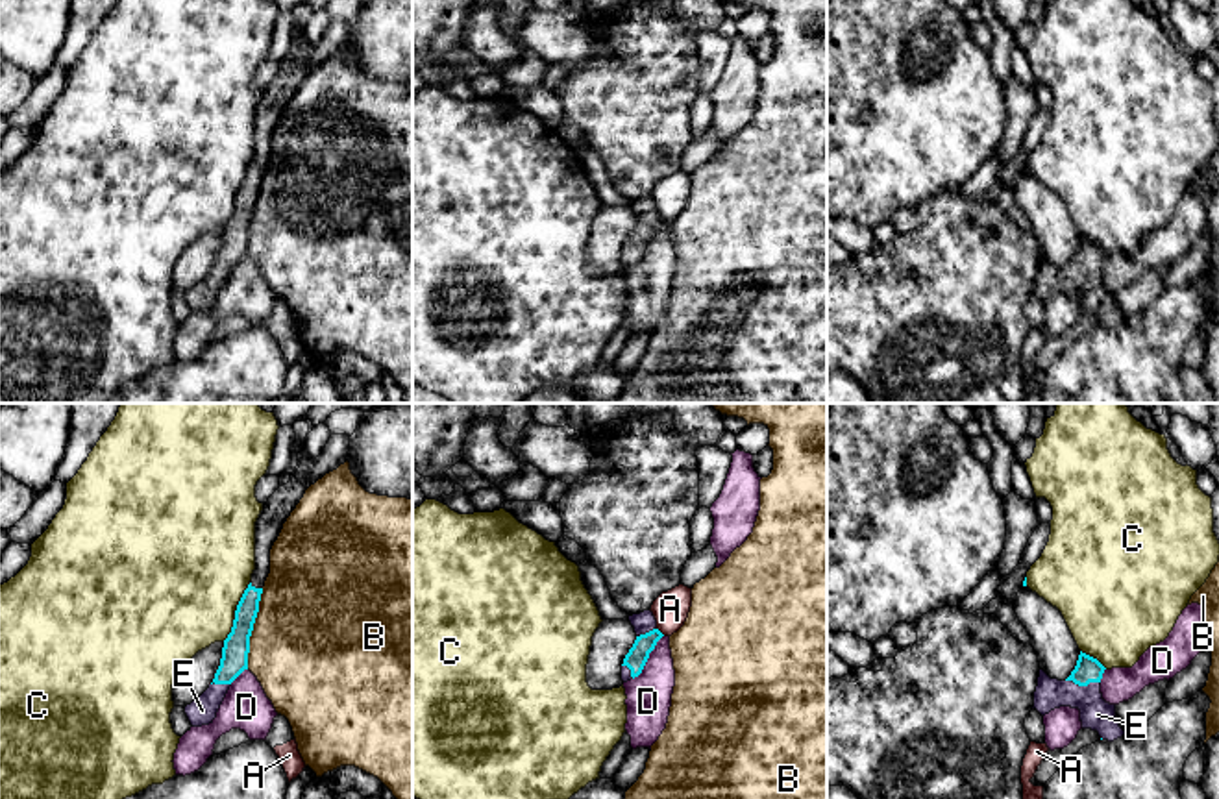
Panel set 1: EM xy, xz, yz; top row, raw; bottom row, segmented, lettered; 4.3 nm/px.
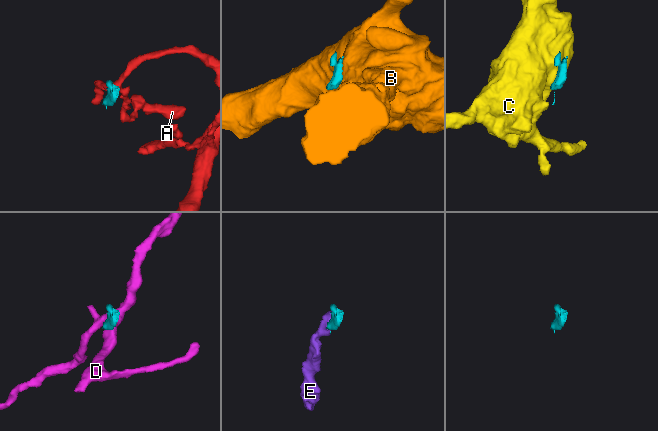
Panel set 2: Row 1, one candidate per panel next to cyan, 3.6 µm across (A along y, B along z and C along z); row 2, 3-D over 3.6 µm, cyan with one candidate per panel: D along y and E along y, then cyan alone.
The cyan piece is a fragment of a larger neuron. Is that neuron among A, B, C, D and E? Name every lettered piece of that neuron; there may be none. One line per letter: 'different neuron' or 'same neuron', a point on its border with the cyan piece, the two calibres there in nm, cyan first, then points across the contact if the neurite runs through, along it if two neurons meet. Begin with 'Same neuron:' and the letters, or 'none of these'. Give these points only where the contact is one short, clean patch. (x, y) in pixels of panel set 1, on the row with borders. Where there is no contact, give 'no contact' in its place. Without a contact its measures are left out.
Same neuron: E
A: different neuron; meets cyan in xz at (659, 631); 90 nm thick on the cyan side, 160 nm on the other; border along xz (657, 627), (664, 635)
B: different neuron; meets cyan in xy at (252, 629); 120 nm thick on the cyan side, 500 nm on the other
C: different neuron; meets cyan in xy at (235, 613); 120 nm thick on the cyan side, 500 nm on the other
D: different neuron; meets cyan in xz at (648, 657); 90 nm thick on the cyan side, 190 nm on the other; border along xz (663, 635), (644, 668), (633, 679)
E: same neuron; meets cyan in yz at (1083, 685); 110 nm thick on the cyan side, 140 nm on the other; runs through yz (1088, 670), (1083, 685), (1097, 714)

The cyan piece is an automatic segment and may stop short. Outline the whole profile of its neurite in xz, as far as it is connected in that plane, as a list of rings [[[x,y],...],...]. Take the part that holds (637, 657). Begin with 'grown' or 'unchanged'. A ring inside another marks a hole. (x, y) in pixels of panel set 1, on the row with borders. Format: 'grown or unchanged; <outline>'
grown; [[[651,610],[629,616],[631,625],[634,627],[636,640],[622,664],[622,681],[627,682],[638,677],[649,658],[649,653],[655,649],[657,642],[664,636],[657,629],[657,620]]]

